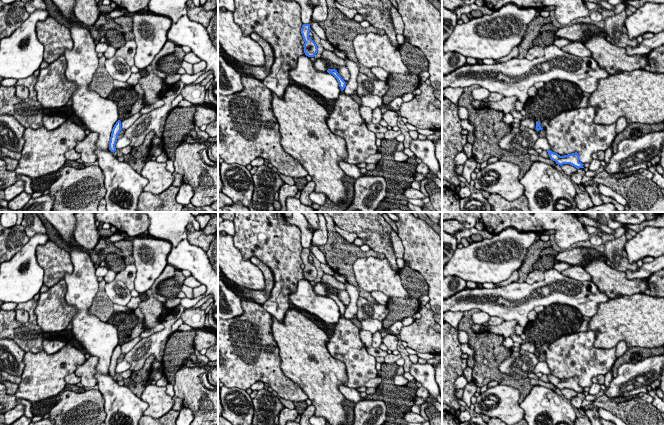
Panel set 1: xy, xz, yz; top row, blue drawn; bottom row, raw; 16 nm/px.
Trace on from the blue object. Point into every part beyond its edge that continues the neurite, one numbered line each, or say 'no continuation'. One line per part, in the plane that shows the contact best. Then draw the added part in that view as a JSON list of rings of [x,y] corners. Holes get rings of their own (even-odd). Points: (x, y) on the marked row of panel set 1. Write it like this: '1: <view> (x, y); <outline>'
no continuation

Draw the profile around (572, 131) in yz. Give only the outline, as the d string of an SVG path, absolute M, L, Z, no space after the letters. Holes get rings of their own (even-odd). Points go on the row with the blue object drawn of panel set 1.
M588 106L553 117L545 127L551 151L560 156L577 152L579 162L590 164L593 153L612 147L616 123L596 124L595 114L596 108Z

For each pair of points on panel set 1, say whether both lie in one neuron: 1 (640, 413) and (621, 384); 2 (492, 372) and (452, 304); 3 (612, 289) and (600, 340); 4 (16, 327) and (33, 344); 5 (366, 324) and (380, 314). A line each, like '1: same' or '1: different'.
1: different
2: different
3: different
4: same
5: different

